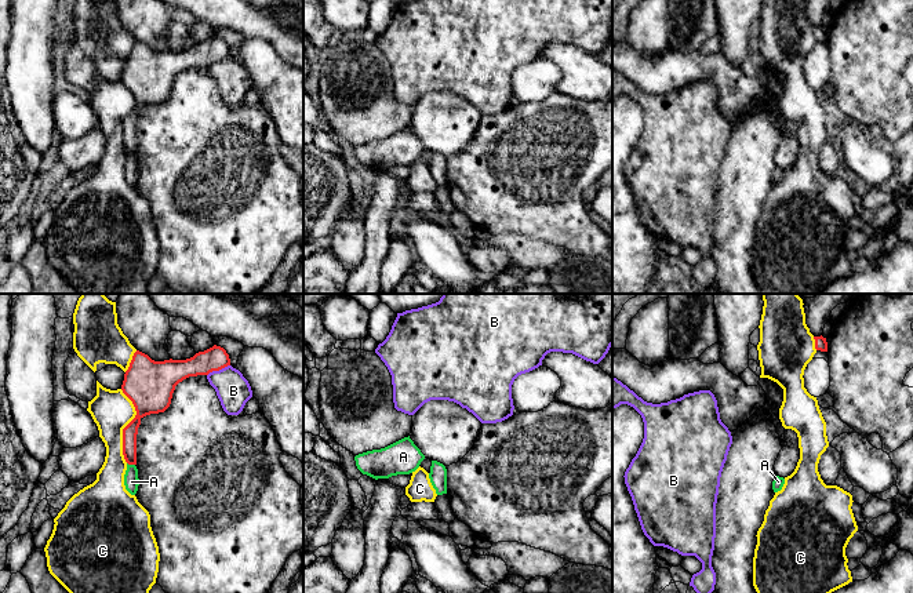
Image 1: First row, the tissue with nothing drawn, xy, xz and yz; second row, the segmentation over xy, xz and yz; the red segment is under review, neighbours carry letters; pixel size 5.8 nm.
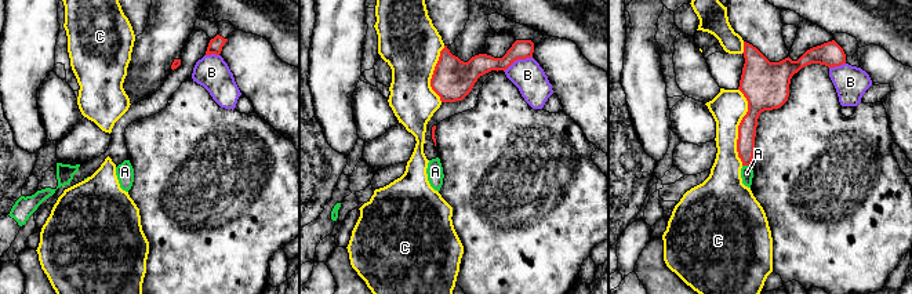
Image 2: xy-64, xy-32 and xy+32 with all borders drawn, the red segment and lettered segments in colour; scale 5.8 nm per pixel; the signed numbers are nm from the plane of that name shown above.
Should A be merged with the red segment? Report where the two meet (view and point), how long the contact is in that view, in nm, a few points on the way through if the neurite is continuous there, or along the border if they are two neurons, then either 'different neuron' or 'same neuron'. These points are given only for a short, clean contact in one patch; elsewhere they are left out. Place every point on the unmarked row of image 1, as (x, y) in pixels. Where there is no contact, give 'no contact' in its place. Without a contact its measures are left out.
xy (131, 155) | 50 nm | along xy (127, 153), (134, 156) | different neuron

